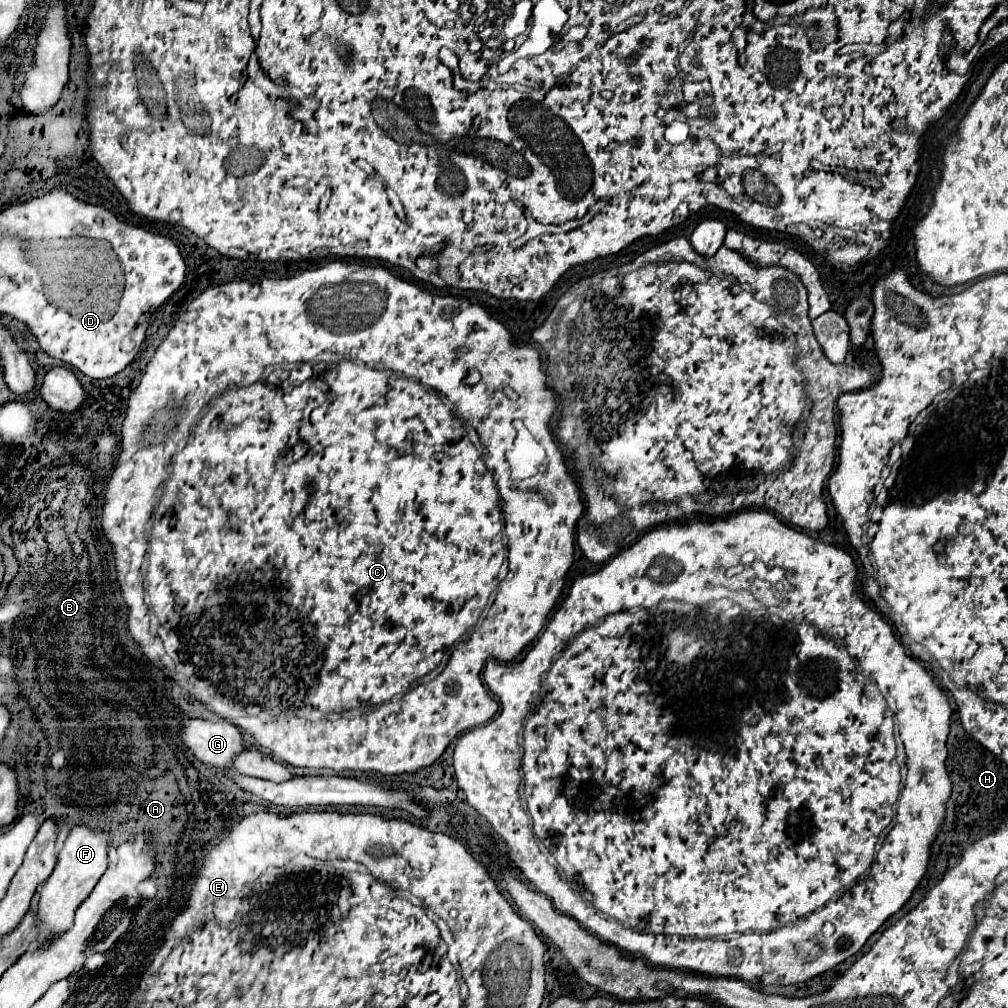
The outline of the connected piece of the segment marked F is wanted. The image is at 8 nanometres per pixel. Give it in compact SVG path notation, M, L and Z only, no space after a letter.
M77 825L71 829L63 849L59 851L59 861L49 879L43 883L37 903L37 917L41 921L39 943L47 937L63 933L73 923L73 913L79 903L91 893L101 875L107 869L107 849L109 849L109 831L91 825Z

